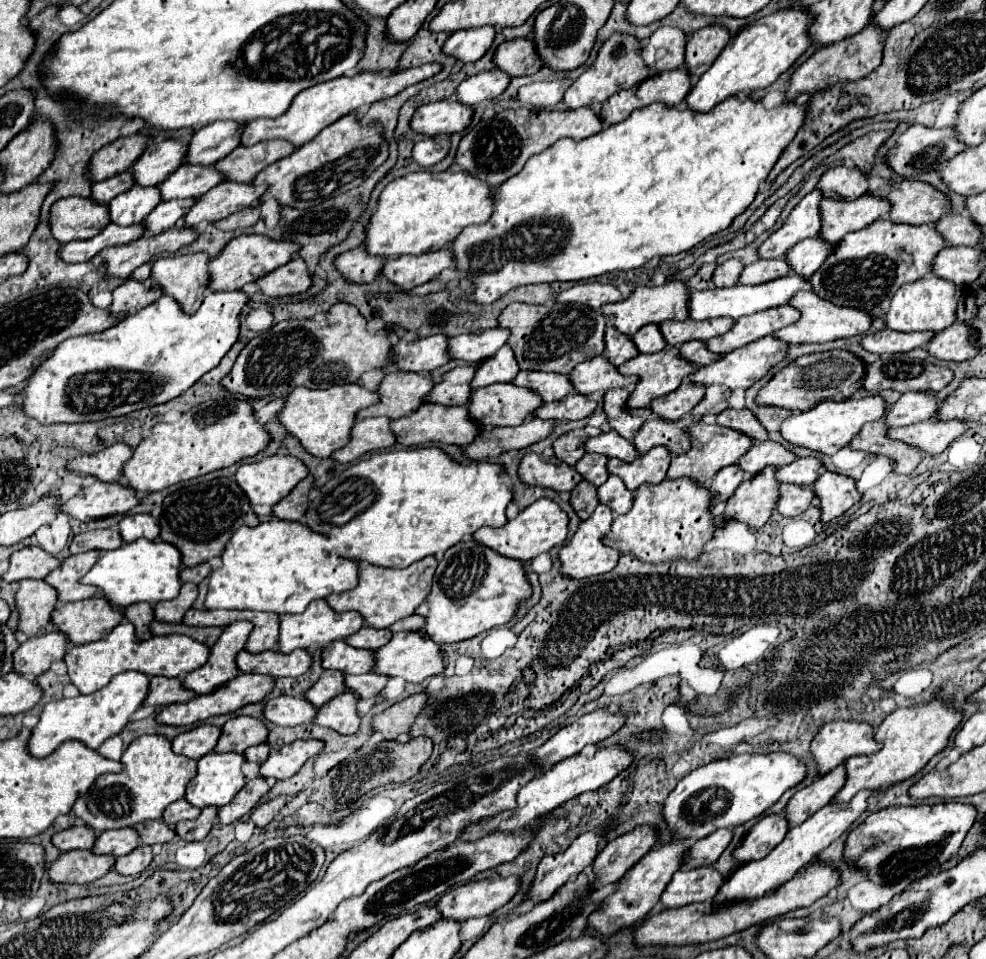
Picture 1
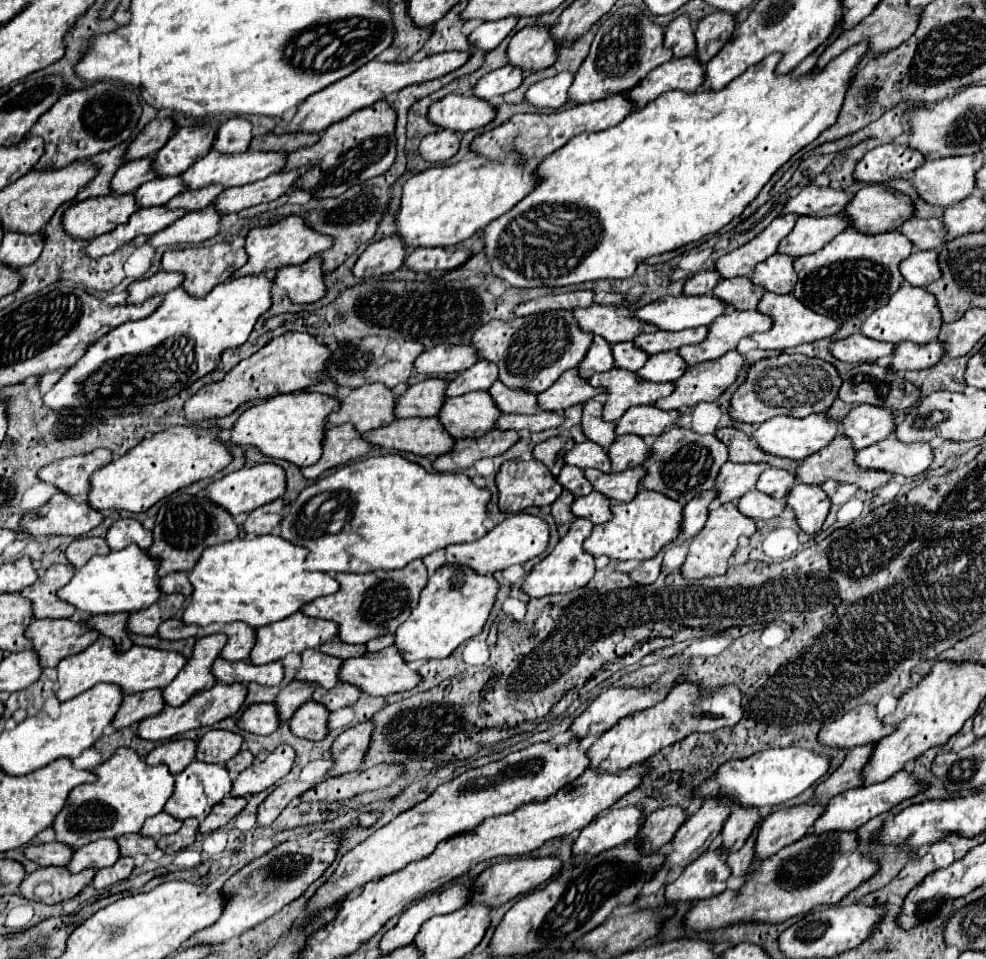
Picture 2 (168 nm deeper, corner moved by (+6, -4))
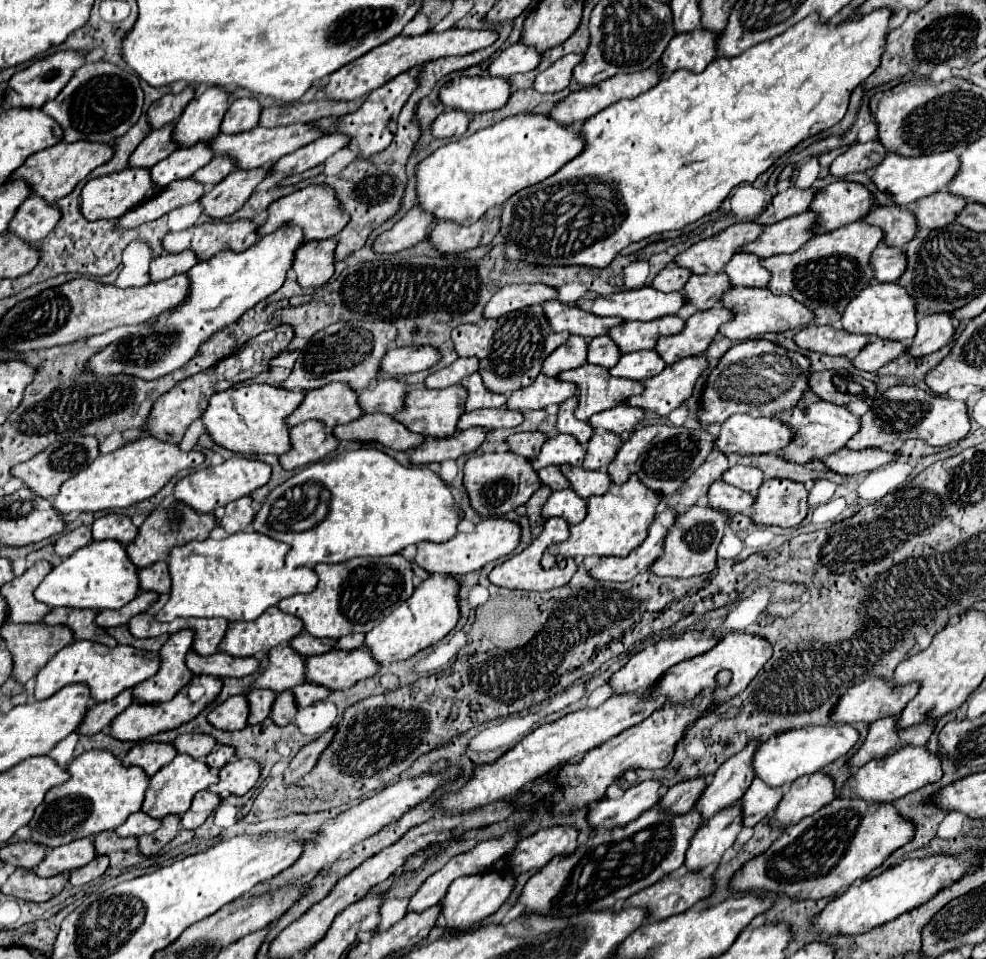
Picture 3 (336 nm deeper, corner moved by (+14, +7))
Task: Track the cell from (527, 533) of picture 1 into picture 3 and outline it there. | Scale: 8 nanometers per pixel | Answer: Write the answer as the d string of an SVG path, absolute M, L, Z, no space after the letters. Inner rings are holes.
M484 519L480 521L472 533L456 533L446 543L418 543L418 553L414 557L416 565L428 573L438 575L464 575L484 567L490 561L496 561L514 551L520 541L520 527L514 521L506 519Z

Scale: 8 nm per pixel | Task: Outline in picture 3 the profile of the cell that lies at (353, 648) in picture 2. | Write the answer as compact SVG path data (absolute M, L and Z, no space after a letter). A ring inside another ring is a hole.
M300 633L298 637L294 637L290 641L290 647L300 653L302 657L310 657L310 655L322 655L326 651L330 651L334 647L334 639L316 639L308 633Z

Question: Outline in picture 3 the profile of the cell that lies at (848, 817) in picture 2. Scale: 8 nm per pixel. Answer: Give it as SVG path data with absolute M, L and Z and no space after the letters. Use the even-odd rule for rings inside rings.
M906 745L902 749L898 749L896 753L882 757L882 759L874 759L870 763L866 763L864 767L860 767L856 773L852 773L852 777L844 783L842 787L842 797L854 797L854 799L864 799L864 801L880 801L880 803L890 803L894 799L904 797L910 791L916 791L928 783L936 783L942 779L942 763L940 757L924 747L912 747Z

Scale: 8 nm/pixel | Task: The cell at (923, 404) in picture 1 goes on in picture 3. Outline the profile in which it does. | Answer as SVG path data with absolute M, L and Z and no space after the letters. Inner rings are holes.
M818 401L804 409L794 407L794 409L790 409L790 413L774 413L774 419L782 421L784 425L788 425L794 431L790 445L786 445L778 455L786 461L800 463L800 465L810 463L810 461L822 461L830 453L842 449L846 445L846 441L860 429L858 417L848 413L844 407L828 403L828 401Z

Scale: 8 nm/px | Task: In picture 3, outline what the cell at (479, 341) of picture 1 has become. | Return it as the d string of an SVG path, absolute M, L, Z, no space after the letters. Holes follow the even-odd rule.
M394 347L388 349L380 363L380 373L390 377L416 373L432 367L440 359L440 351L434 347Z

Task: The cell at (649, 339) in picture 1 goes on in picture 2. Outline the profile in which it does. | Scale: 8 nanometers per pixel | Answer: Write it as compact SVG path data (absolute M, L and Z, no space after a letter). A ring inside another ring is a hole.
M620 342L612 348L614 352L614 360L618 368L626 368L626 370L640 370L642 364L648 360L646 352L642 352L642 348L634 348L634 342Z

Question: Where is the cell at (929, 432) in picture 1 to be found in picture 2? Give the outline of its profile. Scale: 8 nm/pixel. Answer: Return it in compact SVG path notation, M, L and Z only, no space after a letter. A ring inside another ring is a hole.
M888 436L870 448L864 448L856 454L856 464L862 468L886 470L902 476L916 476L928 470L934 460L934 448L928 442L902 444Z

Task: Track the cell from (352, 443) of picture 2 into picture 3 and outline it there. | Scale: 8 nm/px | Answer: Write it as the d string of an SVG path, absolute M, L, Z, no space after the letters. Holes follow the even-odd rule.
M304 421L290 427L290 451L280 455L280 465L286 471L294 471L324 459L338 445L338 439L324 429L320 421Z

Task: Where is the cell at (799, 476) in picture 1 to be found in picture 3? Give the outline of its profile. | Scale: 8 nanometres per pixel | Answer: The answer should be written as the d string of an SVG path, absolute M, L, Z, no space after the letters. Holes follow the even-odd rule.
M734 465L730 467L724 475L722 475L722 481L728 483L728 485L734 485L742 491L748 491L748 493L756 493L758 487L762 485L764 481L764 475L760 469L756 467L746 467L746 465Z

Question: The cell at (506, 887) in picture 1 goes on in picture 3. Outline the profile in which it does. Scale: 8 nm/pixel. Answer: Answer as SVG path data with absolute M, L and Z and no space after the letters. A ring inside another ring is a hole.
M556 825L524 837L510 855L512 871L518 875L530 869L542 869L552 857L570 855L578 845L578 835L580 831L576 827Z

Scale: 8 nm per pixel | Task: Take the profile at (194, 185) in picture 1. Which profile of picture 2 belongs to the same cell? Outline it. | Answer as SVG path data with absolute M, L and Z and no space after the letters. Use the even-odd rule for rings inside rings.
M208 152L204 158L200 158L196 164L192 164L186 172L180 174L182 182L186 184L188 190L198 190L206 188L210 184L222 184L224 188L230 186L244 186L256 180L262 180L274 172L280 172L284 166L286 154L284 152L244 152L244 154L218 154L218 152Z

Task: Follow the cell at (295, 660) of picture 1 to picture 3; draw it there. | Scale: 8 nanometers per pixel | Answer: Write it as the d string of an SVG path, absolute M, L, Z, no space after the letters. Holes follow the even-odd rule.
M196 653L186 655L186 667L194 675L212 675L212 677L246 677L258 669L258 661L254 657L238 659L228 653L212 653L208 657L200 657Z

